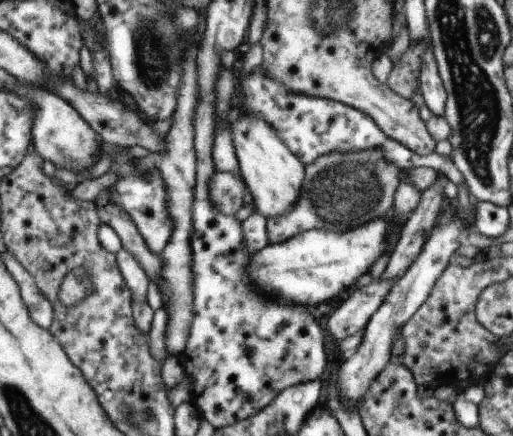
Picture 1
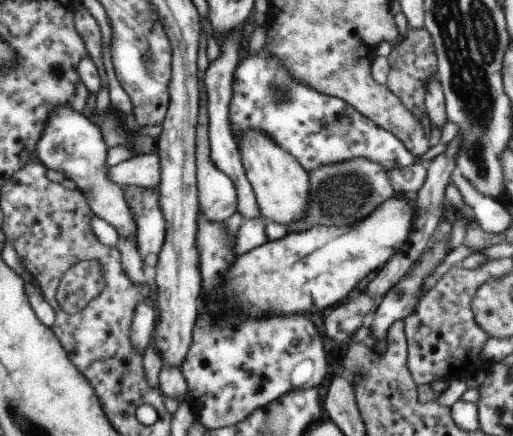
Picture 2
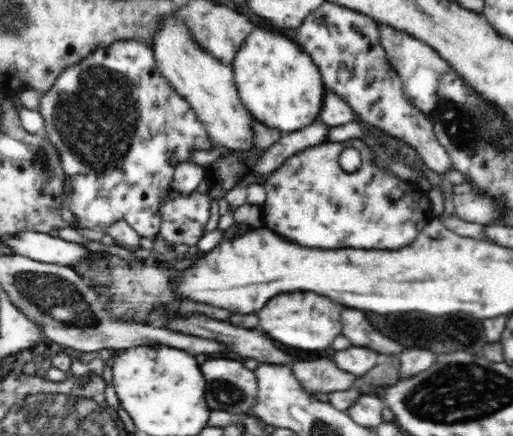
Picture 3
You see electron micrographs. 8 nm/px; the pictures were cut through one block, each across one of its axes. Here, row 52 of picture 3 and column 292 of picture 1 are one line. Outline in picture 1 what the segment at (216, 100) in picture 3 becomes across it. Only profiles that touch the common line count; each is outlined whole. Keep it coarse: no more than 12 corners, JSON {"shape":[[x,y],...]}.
{"shape":[[233,110],[230,131],[253,210],[289,213],[303,163],[268,122]]}

